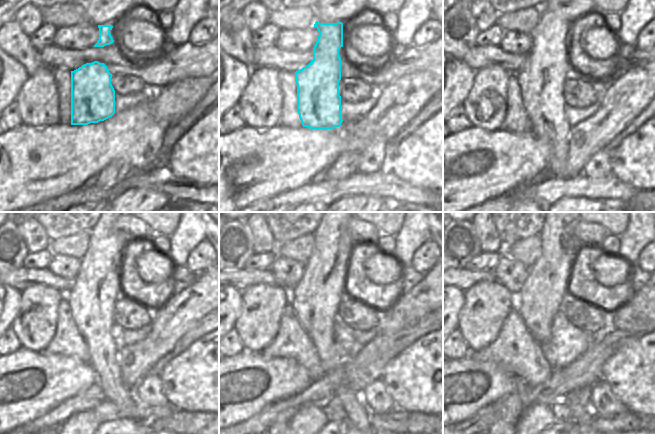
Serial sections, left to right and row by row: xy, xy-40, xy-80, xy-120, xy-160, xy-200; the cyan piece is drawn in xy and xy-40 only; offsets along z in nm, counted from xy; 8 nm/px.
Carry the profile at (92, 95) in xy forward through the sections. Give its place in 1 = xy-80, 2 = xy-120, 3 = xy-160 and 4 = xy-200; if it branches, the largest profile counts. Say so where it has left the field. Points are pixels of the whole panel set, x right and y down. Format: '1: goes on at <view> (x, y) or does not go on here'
1: goes on at xy-80 (541, 79)
2: goes on at xy-120 (96, 289)
3: goes on at xy-160 (316, 298)
4: goes on at xy-200 (541, 296)

